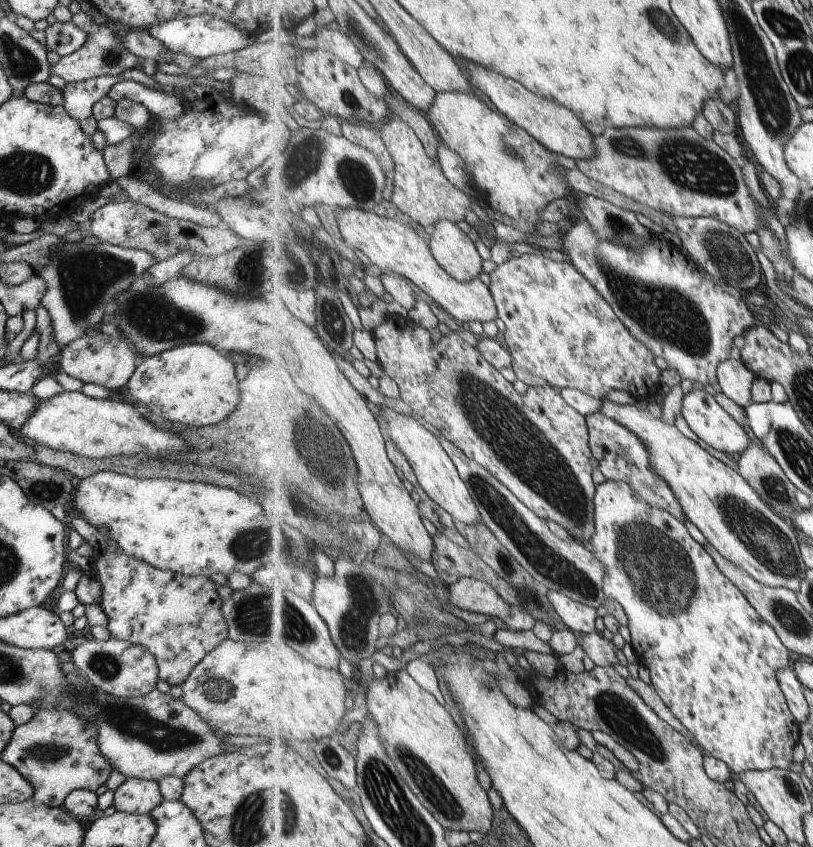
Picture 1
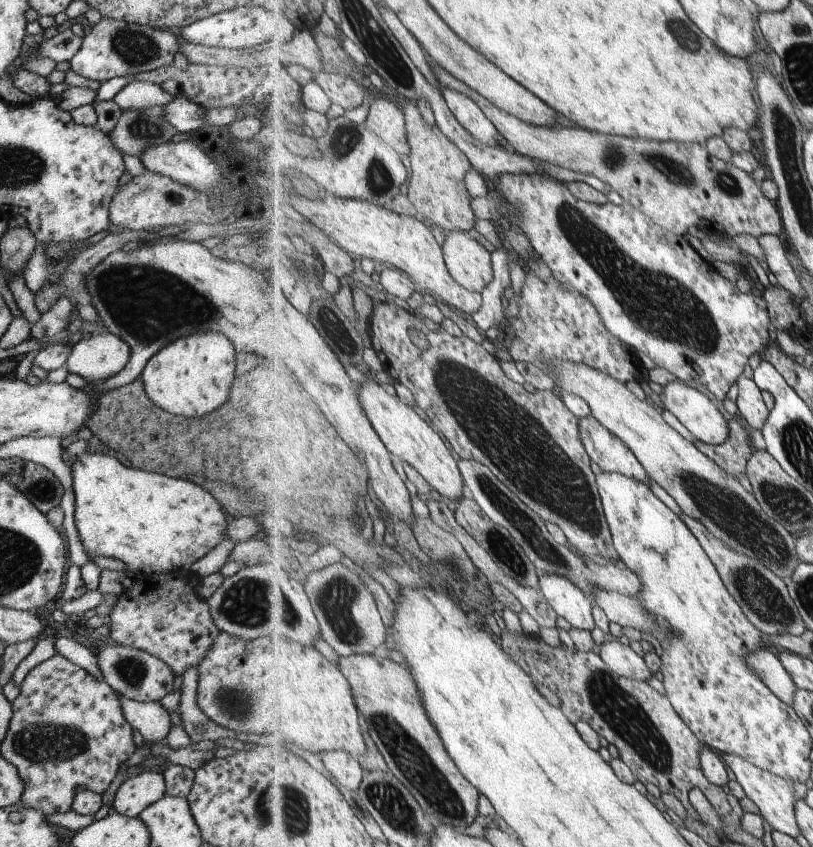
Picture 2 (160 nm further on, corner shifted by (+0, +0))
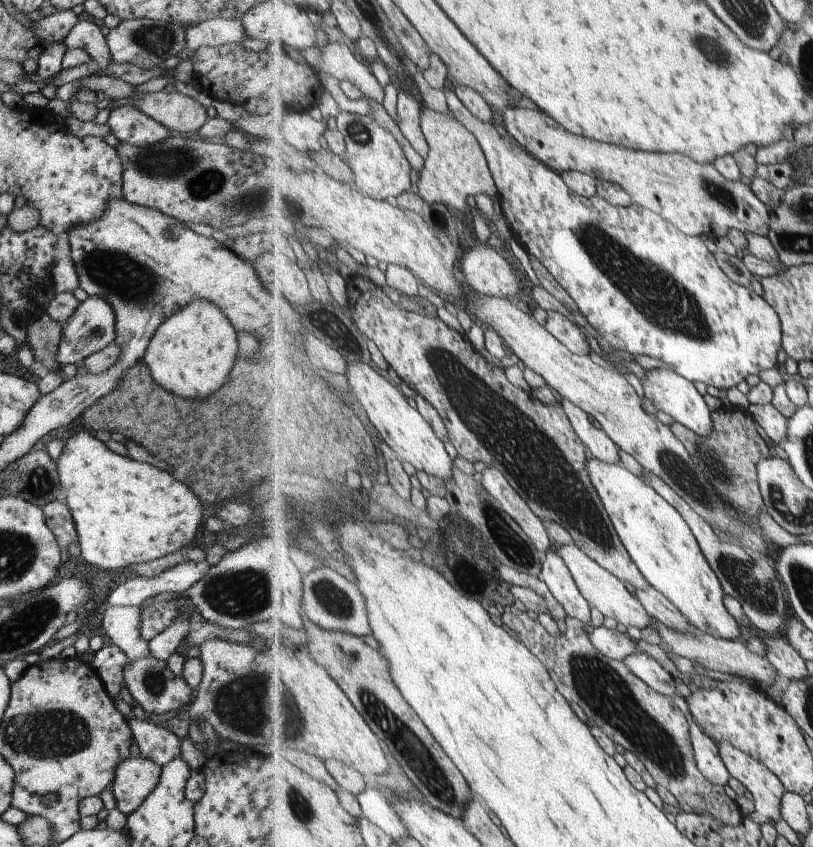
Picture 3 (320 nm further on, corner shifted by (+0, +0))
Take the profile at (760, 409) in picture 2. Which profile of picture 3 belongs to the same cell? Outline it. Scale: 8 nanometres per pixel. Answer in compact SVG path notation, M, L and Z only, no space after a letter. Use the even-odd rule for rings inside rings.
M772 403L750 404L747 410L773 442L783 442L787 438L789 420Z

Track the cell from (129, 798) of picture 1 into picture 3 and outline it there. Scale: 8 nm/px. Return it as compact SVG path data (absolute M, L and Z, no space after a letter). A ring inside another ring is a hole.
M140 755L129 756L115 766L111 790L117 810L127 816L139 808L159 780L161 767Z

